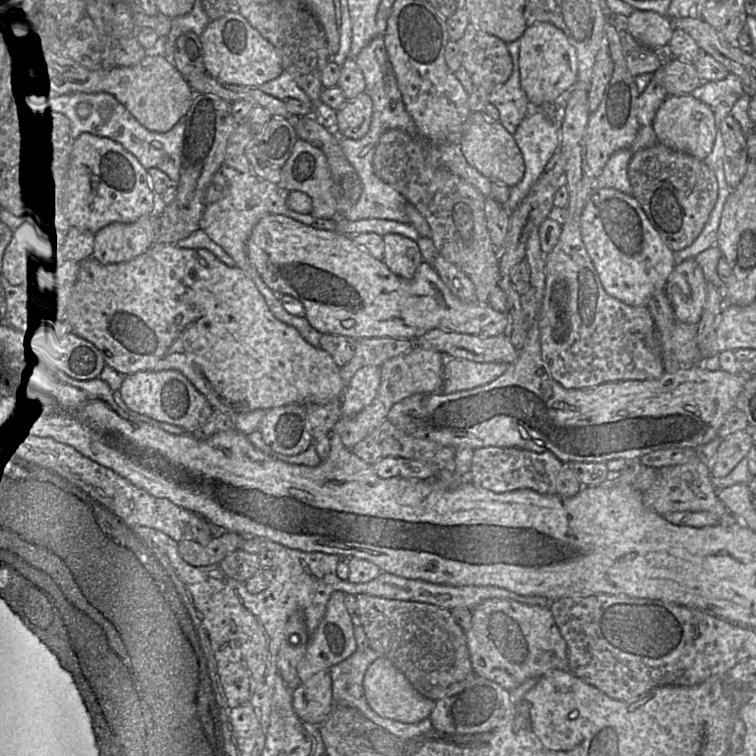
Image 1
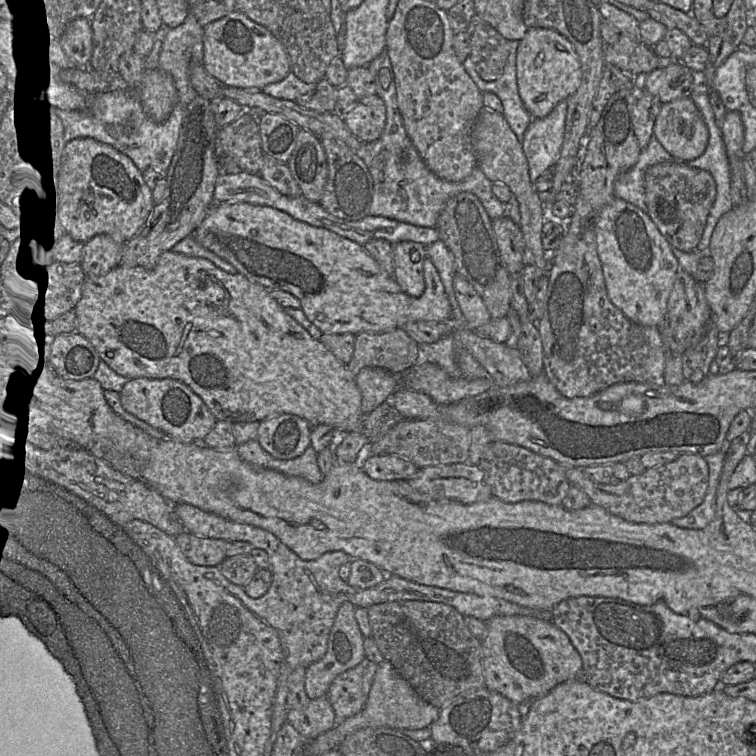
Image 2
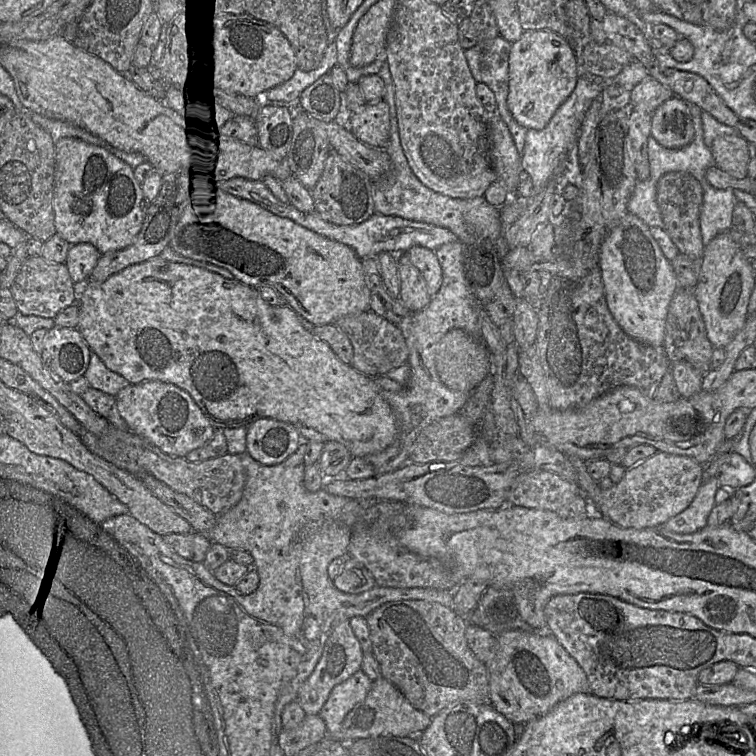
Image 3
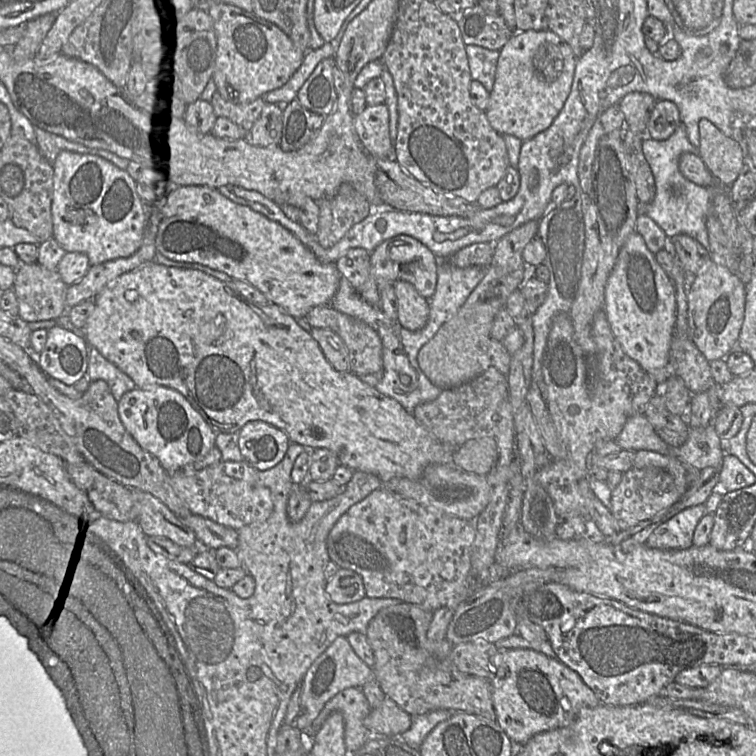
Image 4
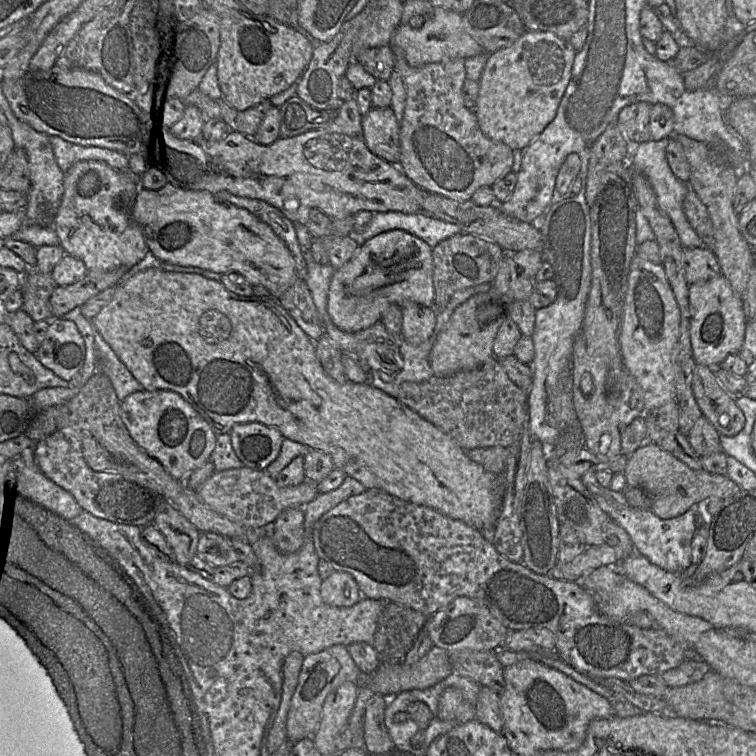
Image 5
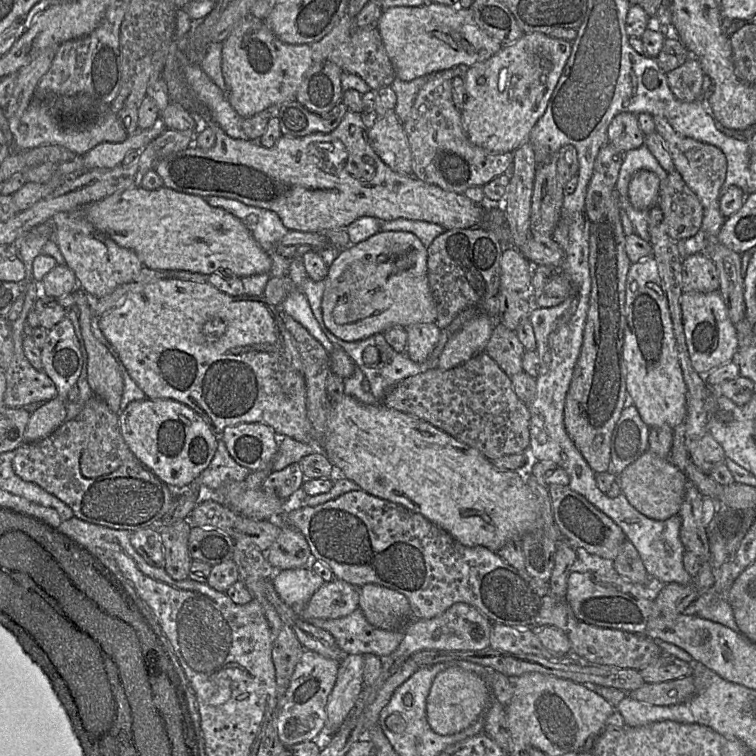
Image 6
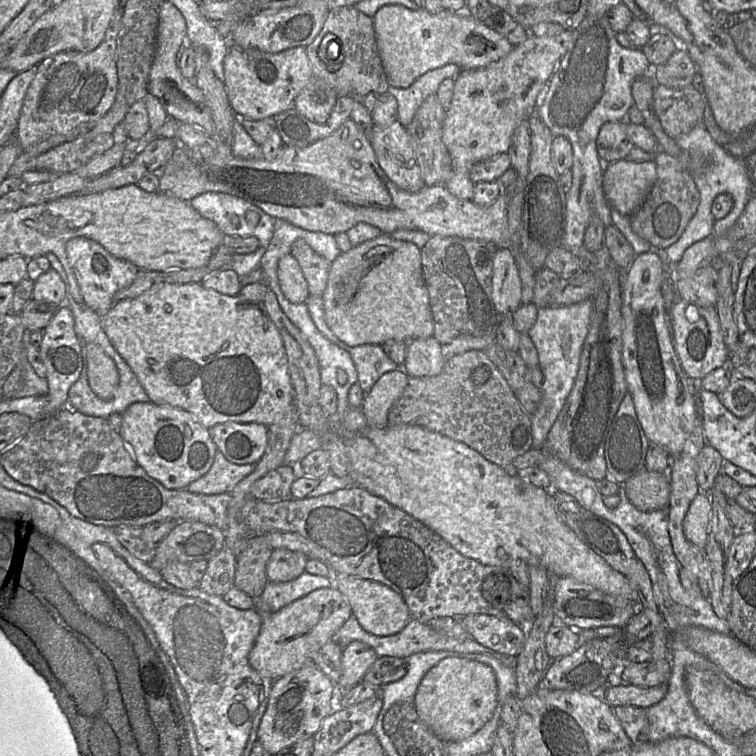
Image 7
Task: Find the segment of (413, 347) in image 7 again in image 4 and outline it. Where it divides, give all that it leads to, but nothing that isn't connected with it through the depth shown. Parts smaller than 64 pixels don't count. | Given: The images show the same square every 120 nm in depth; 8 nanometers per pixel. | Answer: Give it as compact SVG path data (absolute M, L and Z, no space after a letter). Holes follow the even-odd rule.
M403 280L394 283L398 305L398 321L410 331L421 330L428 322L429 299L422 297L415 287Z

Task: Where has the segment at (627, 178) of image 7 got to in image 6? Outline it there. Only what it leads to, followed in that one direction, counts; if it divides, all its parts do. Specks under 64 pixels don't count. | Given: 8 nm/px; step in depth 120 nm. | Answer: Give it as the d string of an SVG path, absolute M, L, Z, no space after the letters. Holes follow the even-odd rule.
M639 170L628 185L628 199L633 208L644 210L657 206L660 180L650 171Z

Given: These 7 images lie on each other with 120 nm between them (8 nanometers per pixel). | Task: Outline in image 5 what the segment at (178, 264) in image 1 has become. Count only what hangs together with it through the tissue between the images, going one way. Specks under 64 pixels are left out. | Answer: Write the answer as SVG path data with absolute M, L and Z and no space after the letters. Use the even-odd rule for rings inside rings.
M146 268L132 277L120 281L111 301L91 320L93 327L109 345L117 358L145 391L168 390L178 393L212 427L214 433L228 434L237 424L259 422L280 431L284 438L309 446L329 455L335 469L362 483L367 490L380 489L401 500L432 508L445 516L460 520L480 531L492 541L494 528L500 514L504 494L505 477L486 471L482 465L472 461L462 447L431 422L423 419L414 410L389 396L369 383L347 381L340 384L330 378L319 361L315 342L312 341L272 296L240 296L232 293L220 282L194 273L168 272L158 268Z

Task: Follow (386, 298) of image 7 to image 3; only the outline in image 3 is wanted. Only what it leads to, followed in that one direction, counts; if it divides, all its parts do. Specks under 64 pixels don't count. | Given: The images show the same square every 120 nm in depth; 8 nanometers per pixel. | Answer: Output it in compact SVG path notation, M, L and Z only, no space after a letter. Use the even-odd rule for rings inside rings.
M414 246L404 252L410 263L422 274L429 296L434 297L442 284L442 270L434 251Z

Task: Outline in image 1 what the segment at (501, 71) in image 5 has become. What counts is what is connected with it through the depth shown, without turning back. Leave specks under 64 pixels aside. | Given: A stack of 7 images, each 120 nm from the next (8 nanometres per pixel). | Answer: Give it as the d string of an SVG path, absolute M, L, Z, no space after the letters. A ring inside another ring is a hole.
M538 22L529 26L519 40L521 77L533 109L565 97L578 78L577 51L566 34L551 23Z

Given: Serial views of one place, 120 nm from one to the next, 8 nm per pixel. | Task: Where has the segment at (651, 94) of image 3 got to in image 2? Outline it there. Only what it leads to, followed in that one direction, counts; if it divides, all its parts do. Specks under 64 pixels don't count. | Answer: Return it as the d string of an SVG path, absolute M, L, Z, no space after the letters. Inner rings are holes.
M661 58L661 59L667 59L667 60L662 60L661 66L658 67L657 69L653 70L647 75L646 83L645 83L645 89L643 91L649 92L650 94L656 96L662 104L665 104L667 102L680 99L680 98L685 98L685 97L690 97L694 90L694 78L692 76L692 70L690 70L683 62L675 61L672 60L671 58Z

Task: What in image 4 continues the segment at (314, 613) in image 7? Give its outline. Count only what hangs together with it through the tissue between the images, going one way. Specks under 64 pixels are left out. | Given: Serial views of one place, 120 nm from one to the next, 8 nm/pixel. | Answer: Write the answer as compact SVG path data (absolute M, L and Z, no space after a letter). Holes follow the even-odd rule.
M339 568L327 579L325 590L337 604L354 602L366 596L362 577L355 571L345 568Z

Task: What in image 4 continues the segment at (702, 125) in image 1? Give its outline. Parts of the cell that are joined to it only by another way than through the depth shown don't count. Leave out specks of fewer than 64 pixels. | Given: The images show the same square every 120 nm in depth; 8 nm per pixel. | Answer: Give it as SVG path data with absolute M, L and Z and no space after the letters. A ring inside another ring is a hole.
M658 100L649 117L647 136L654 140L666 140L680 124L680 114L676 104L669 100Z

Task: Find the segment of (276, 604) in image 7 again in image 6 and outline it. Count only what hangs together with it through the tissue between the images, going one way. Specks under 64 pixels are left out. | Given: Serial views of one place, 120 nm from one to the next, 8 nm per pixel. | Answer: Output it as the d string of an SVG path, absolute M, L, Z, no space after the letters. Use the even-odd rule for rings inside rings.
M306 566L277 571L272 580L276 593L286 605L298 608L298 615L306 602L325 583L322 577Z

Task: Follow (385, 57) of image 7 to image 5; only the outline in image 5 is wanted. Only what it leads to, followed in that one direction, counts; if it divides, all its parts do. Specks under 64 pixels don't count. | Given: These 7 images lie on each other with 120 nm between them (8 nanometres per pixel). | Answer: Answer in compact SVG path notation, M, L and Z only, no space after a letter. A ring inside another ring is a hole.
M440 7L434 9L433 15L420 28L399 24L391 36L389 46L402 49L407 63L412 67L456 58L466 59L485 53L484 48L466 30L464 16Z

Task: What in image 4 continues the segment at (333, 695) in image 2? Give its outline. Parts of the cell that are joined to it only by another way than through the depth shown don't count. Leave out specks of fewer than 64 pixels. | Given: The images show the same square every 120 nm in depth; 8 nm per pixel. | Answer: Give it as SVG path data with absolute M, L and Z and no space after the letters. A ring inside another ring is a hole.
M348 687L330 698L312 722L310 729L302 732L305 738L310 738L330 713L339 711L344 719L345 746L349 752L355 752L370 737L370 732L364 725L364 719L370 710L362 689Z

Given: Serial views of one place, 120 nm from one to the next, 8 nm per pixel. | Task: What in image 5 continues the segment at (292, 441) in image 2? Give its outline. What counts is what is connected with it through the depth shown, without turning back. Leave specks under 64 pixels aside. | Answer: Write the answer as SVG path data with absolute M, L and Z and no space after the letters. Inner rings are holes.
M259 422L237 424L228 434L239 460L257 471L264 471L276 460L284 440L280 431Z

